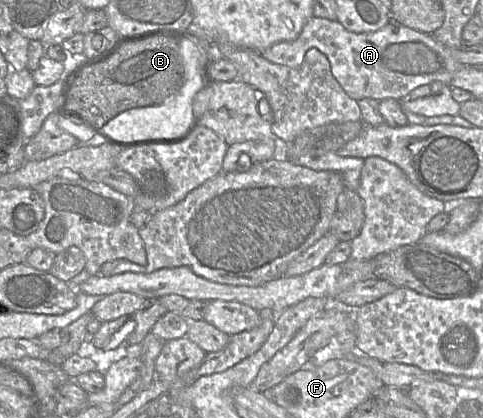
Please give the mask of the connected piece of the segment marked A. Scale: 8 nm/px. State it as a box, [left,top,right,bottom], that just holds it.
[260,16,462,102]

